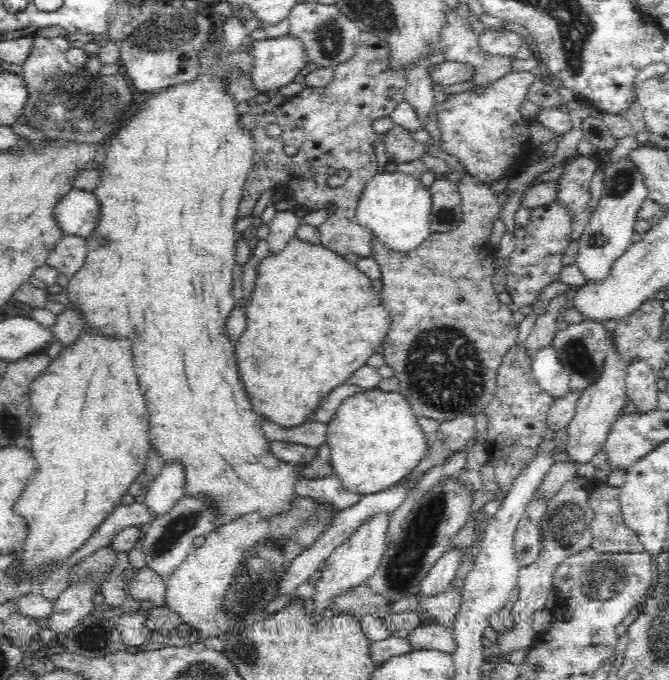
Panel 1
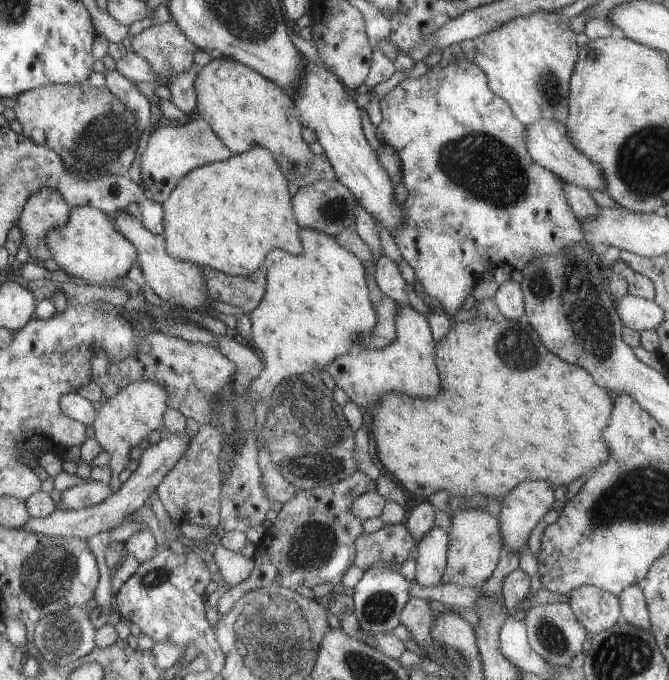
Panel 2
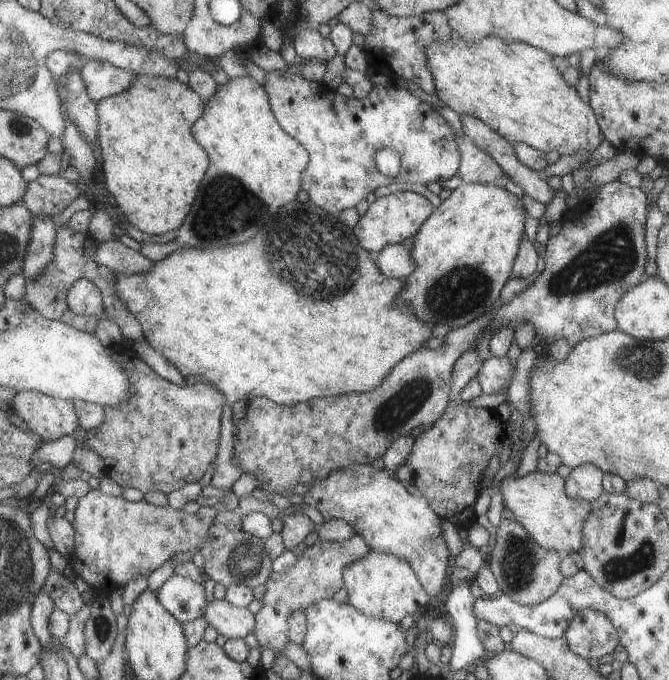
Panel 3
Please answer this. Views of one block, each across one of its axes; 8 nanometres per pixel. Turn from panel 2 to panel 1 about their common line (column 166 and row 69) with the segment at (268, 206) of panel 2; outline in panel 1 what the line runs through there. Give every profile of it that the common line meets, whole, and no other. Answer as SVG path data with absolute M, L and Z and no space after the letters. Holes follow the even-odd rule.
M221 29L214 30L209 42L198 54L198 74L194 80L180 82L150 93L150 96L134 110L134 116L128 123L122 122L122 127L116 132L114 138L107 144L106 158L99 185L93 193L98 199L101 208L99 223L91 234L85 237L87 242L87 255L84 266L74 274L67 285L69 292L68 302L81 312L84 327L93 329L112 338L130 338L138 334L138 344L134 344L134 366L138 370L140 388L146 398L146 406L150 410L150 444L164 456L164 462L179 462L185 470L185 494L205 494L213 501L217 510L218 523L223 524L234 518L240 518L250 512L259 512L261 516L270 516L274 510L288 510L290 502L297 498L294 492L296 473L293 466L282 459L270 454L268 439L262 435L258 427L259 416L252 412L252 405L248 402L244 388L238 378L238 368L234 360L234 343L226 335L226 318L235 307L236 300L230 295L232 290L232 268L235 266L236 232L235 223L240 200L247 175L254 167L254 139L252 135L239 124L240 114L236 107L238 102L227 91L227 84L232 77L249 77L253 70L253 56L249 48L248 39L236 46L236 50L225 52L223 50L223 37Z

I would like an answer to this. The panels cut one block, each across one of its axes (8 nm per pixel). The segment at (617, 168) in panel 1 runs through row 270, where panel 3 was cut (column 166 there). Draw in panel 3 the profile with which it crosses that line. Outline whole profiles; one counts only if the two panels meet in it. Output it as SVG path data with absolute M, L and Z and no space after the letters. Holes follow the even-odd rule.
M172 575L154 593L178 622L189 622L206 613L204 586L193 579Z

